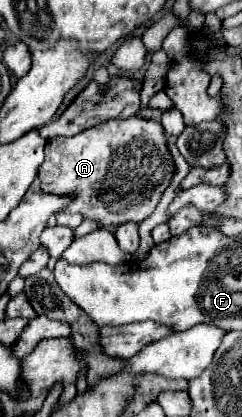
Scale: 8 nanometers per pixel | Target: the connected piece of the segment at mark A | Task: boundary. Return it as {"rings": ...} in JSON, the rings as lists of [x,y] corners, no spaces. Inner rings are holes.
{"rings":[[[140,116],[102,122],[100,126],[70,138],[50,138],[44,154],[46,158],[38,168],[40,188],[52,194],[70,192],[72,202],[63,211],[71,214],[82,212],[84,216],[98,220],[104,228],[120,226],[124,222],[142,222],[148,218],[176,172],[162,124]]]}

